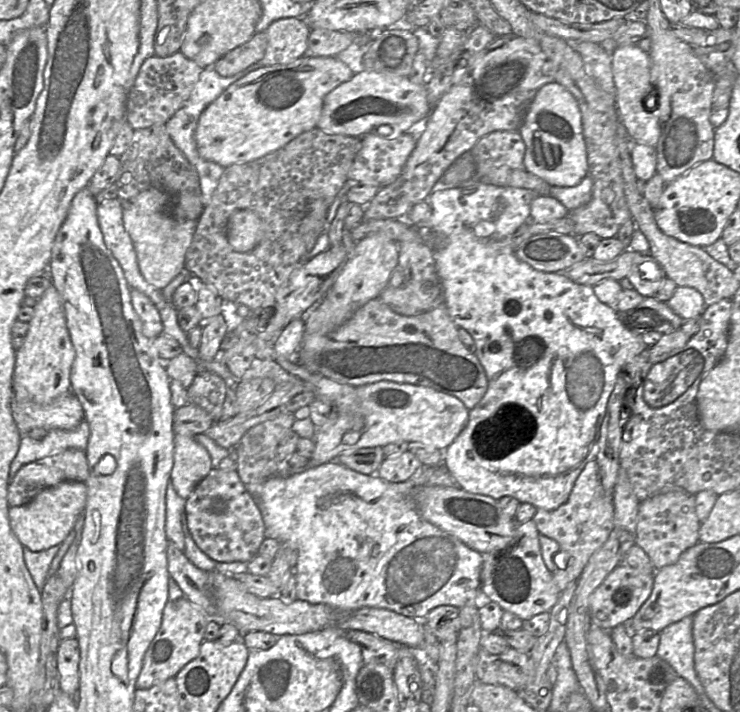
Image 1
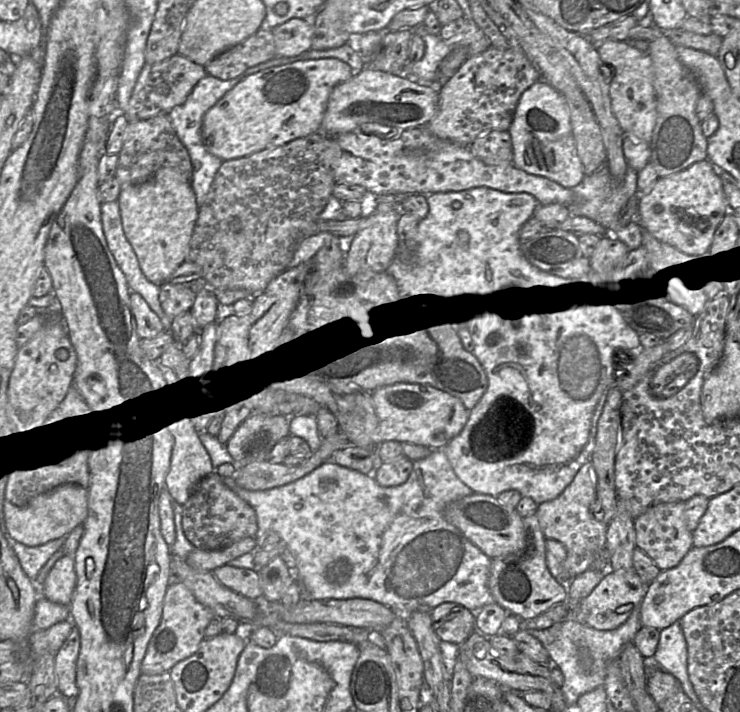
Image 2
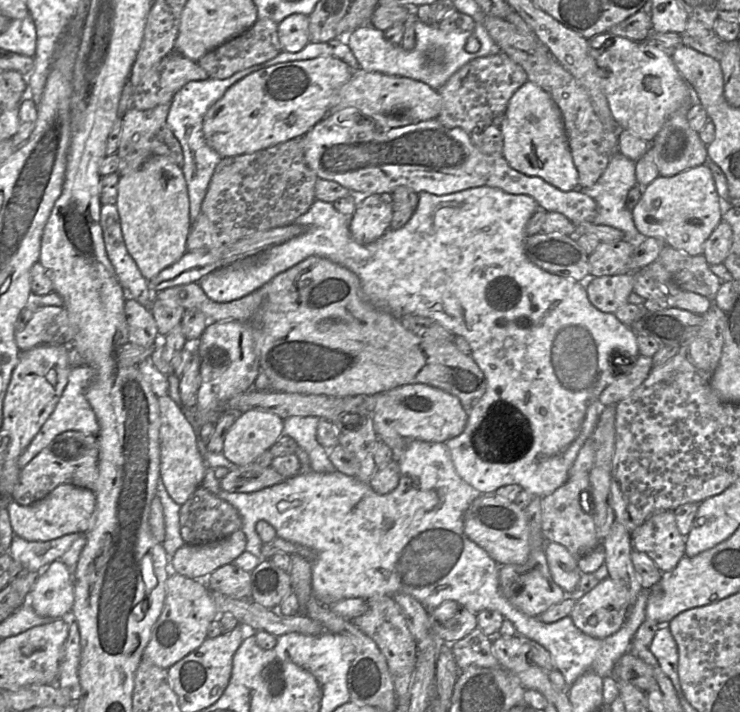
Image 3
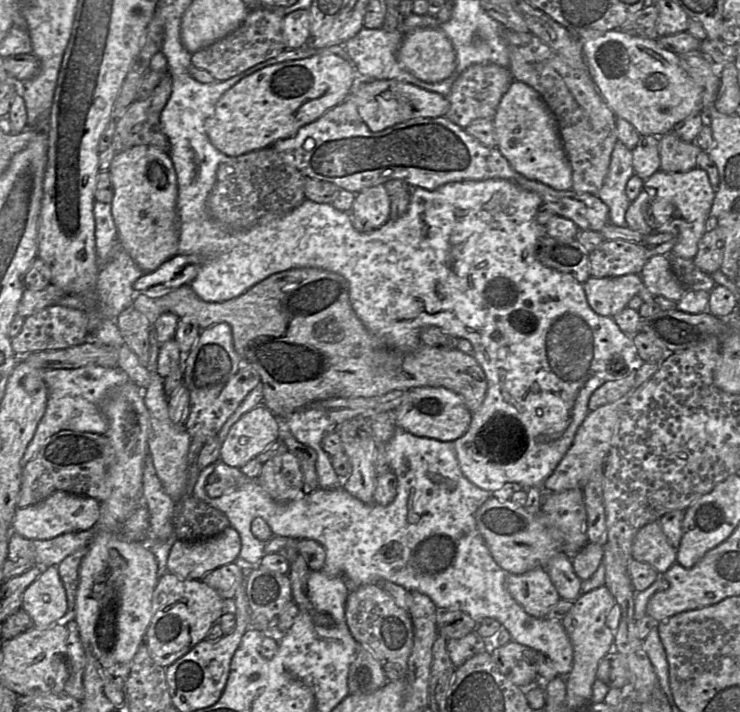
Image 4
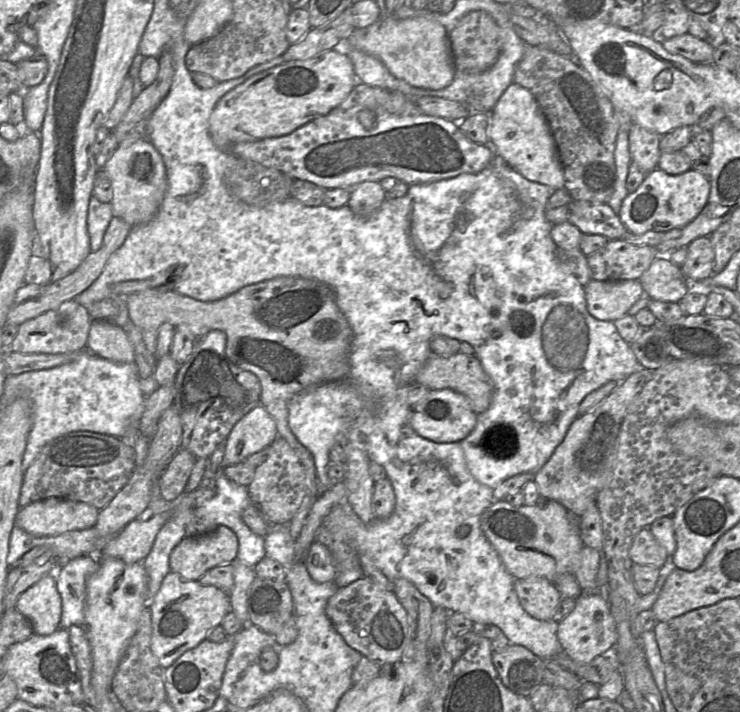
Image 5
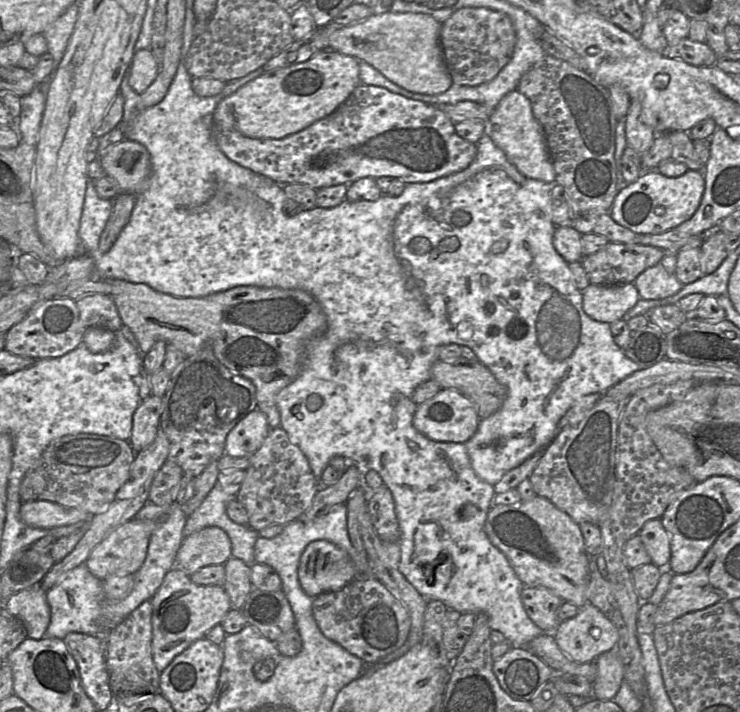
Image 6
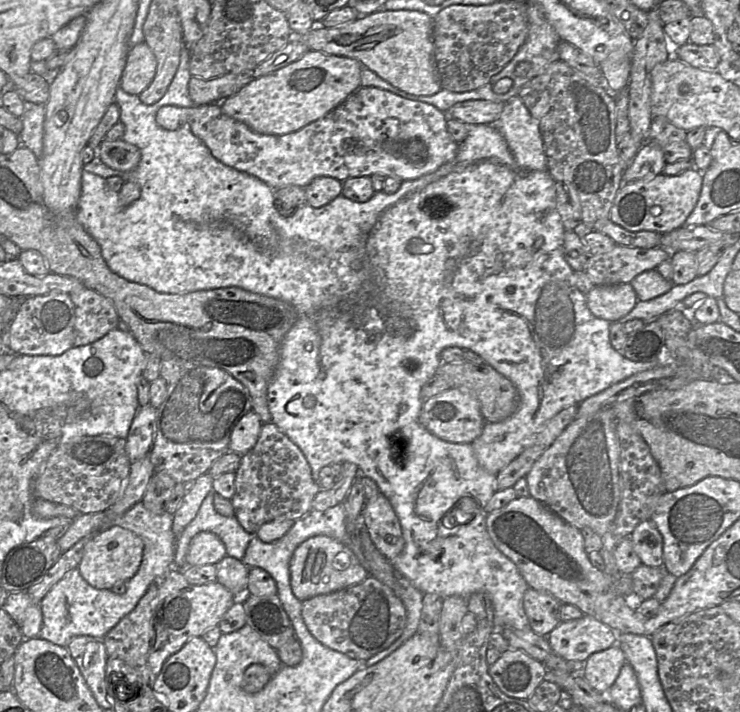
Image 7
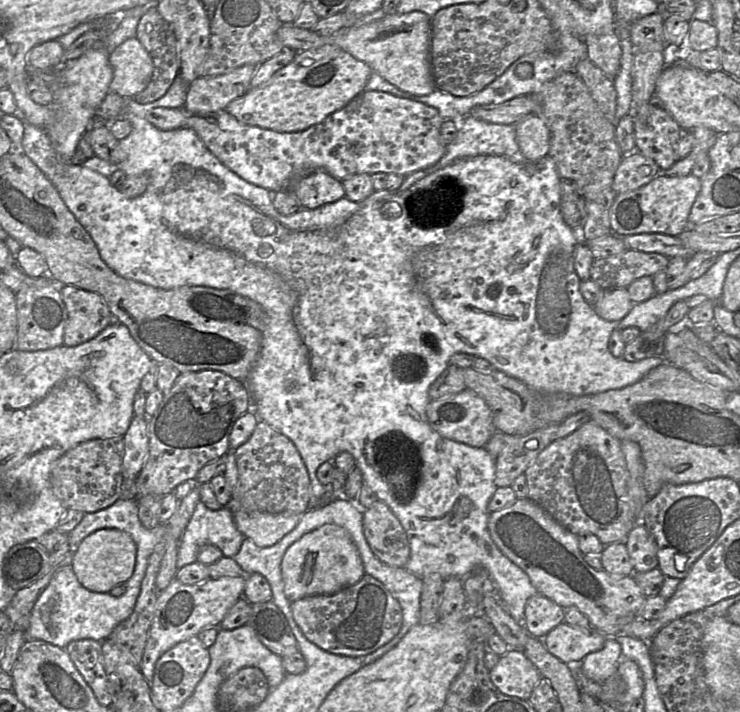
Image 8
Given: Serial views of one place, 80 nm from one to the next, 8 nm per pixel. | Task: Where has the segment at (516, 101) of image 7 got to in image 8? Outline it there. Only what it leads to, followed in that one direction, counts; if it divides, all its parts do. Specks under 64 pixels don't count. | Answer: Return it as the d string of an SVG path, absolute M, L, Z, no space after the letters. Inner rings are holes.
M529 114L514 126L517 143L524 157L537 161L548 155L550 132L543 119L537 114Z

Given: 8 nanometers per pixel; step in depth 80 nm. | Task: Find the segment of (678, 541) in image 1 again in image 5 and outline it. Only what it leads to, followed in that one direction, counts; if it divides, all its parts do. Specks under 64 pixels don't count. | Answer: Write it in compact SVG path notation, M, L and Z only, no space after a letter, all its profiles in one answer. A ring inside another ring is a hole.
M649 527L643 528L634 537L629 549L629 557L633 564L655 566L659 569L671 559Z

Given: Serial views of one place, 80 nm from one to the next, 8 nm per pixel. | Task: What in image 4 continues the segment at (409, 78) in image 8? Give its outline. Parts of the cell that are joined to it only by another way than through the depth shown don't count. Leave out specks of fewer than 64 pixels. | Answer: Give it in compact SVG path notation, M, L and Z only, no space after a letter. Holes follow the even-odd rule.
M417 28L404 34L397 58L408 72L428 83L450 77L457 66L453 44L439 28Z

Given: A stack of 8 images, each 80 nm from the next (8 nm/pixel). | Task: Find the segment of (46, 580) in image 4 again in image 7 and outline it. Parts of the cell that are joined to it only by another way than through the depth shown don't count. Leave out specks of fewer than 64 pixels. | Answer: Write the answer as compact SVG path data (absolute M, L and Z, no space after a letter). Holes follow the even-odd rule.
M20 591L3 596L2 608L17 623L26 639L39 637L43 623L40 603L35 603L27 593Z

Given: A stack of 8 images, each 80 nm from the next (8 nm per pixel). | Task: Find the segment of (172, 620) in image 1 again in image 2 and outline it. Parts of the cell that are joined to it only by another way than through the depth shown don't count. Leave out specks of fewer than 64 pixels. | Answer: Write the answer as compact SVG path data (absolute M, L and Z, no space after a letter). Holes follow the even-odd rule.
M174 580L170 583L164 598L161 621L148 643L141 664L141 674L159 675L169 672L177 663L193 655L206 638L206 627L214 617L182 582Z

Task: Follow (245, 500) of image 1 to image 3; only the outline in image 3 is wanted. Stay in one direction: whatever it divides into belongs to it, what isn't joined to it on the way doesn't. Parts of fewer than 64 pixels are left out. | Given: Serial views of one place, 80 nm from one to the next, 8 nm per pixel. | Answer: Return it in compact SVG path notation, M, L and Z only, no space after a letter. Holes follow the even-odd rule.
M201 485L181 505L179 522L183 540L192 545L218 541L242 526L237 509Z

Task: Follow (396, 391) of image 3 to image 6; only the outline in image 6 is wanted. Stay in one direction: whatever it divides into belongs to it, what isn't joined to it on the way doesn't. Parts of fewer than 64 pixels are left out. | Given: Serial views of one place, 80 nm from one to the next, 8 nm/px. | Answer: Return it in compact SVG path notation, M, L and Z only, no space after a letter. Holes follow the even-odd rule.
M442 388L434 397L419 404L413 416L413 426L435 441L466 443L477 431L480 417L474 403L453 388Z

